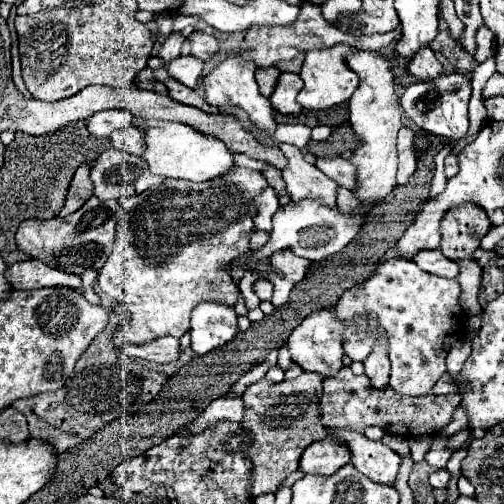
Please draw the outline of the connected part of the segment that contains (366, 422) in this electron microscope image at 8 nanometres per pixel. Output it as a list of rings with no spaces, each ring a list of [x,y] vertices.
[[[341,368],[337,376],[323,380],[323,396],[321,396],[319,412],[321,412],[323,424],[329,428],[337,426],[337,428],[351,430],[351,432],[363,432],[367,426],[377,426],[385,434],[397,434],[403,438],[411,438],[411,436],[435,434],[437,430],[445,428],[451,422],[453,412],[459,402],[461,402],[461,396],[457,393],[401,396],[389,386],[383,390],[377,390],[371,386],[371,380],[365,374],[355,376],[351,368]]]

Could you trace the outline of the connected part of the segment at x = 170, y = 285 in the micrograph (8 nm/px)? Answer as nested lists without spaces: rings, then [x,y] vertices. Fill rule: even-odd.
[[[237,168],[229,172],[229,176],[205,184],[165,178],[161,186],[151,188],[141,196],[119,200],[121,220],[117,226],[117,240],[105,266],[99,270],[99,288],[131,312],[129,330],[123,334],[125,342],[147,344],[149,340],[167,334],[179,338],[189,328],[189,314],[201,300],[221,300],[223,304],[237,302],[237,286],[221,264],[227,264],[249,250],[249,236],[253,232],[253,196],[257,196],[261,188],[267,188],[261,172]]]

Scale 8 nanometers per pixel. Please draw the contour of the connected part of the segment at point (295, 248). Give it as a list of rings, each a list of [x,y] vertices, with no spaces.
[[[303,200],[301,204],[291,202],[287,206],[281,206],[277,216],[273,216],[273,232],[269,244],[265,244],[255,258],[269,258],[273,252],[289,248],[297,256],[303,256],[311,262],[319,262],[325,256],[345,248],[355,238],[363,222],[363,216],[357,212],[345,216],[339,210],[331,210],[325,204],[317,204],[317,200]]]

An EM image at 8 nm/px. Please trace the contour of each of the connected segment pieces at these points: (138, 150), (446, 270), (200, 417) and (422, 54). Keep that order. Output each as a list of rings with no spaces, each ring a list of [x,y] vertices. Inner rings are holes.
[[[125,126],[123,130],[113,132],[111,144],[117,150],[125,150],[127,154],[137,154],[137,156],[141,156],[147,150],[145,132],[141,128],[137,128],[137,126]]]
[[[439,250],[433,252],[421,252],[413,258],[413,262],[417,262],[417,266],[429,274],[439,274],[439,276],[449,276],[455,278],[459,272],[457,262],[445,258]]]
[[[223,396],[223,398],[213,400],[205,410],[201,410],[193,422],[185,424],[177,432],[177,438],[181,442],[181,448],[187,448],[189,440],[197,436],[197,432],[203,432],[205,428],[215,428],[219,422],[241,422],[241,420],[243,420],[241,398]]]
[[[425,46],[421,48],[415,56],[413,56],[413,62],[409,62],[407,70],[417,78],[417,80],[435,80],[437,76],[441,76],[441,62],[437,60],[435,52]]]

